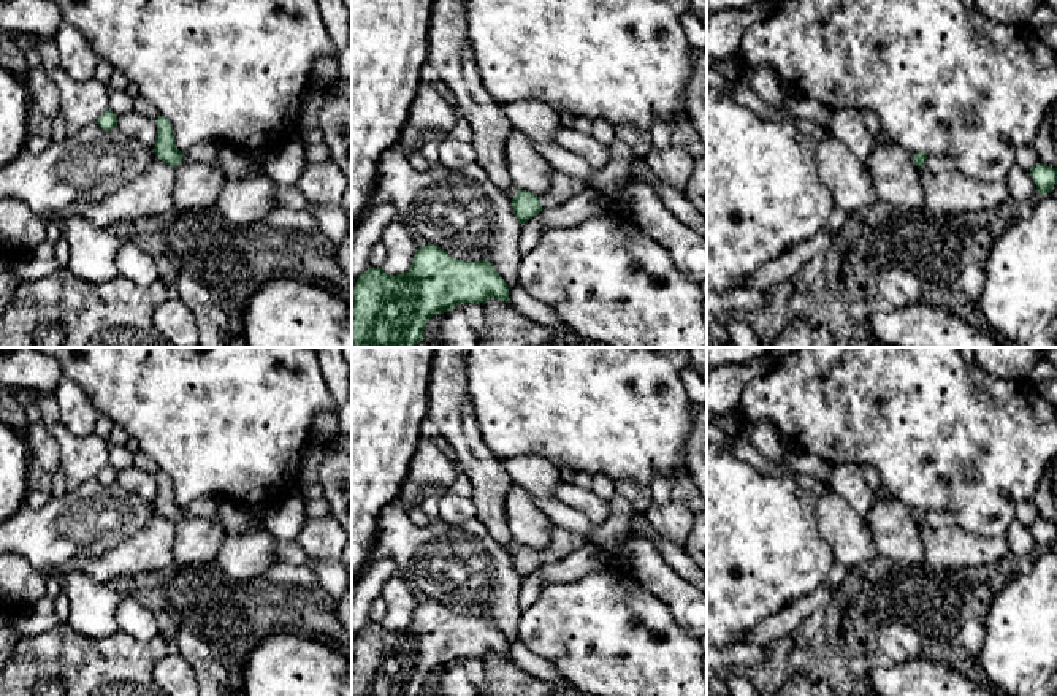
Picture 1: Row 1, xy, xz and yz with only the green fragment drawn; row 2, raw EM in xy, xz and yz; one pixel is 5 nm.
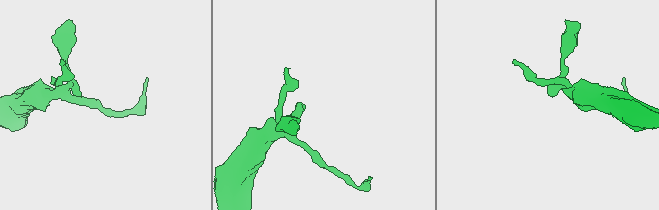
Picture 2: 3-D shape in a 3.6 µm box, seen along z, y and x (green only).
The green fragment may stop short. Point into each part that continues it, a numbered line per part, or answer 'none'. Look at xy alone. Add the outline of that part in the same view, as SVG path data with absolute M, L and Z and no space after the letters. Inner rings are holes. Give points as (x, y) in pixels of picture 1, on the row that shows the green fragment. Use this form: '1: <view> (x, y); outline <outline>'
1: xy (205, 152); outline M211 141L197 143L184 152L184 159L187 162L208 163L214 170L222 173L217 155L219 155L219 144L211 143Z

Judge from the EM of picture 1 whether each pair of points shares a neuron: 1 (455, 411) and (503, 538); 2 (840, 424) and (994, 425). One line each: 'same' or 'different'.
1: same
2: same

